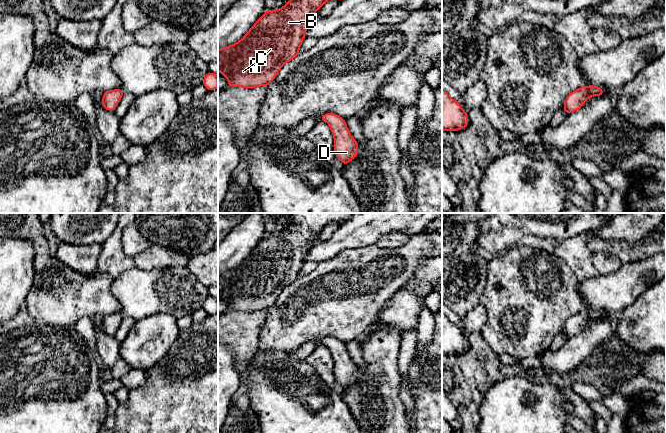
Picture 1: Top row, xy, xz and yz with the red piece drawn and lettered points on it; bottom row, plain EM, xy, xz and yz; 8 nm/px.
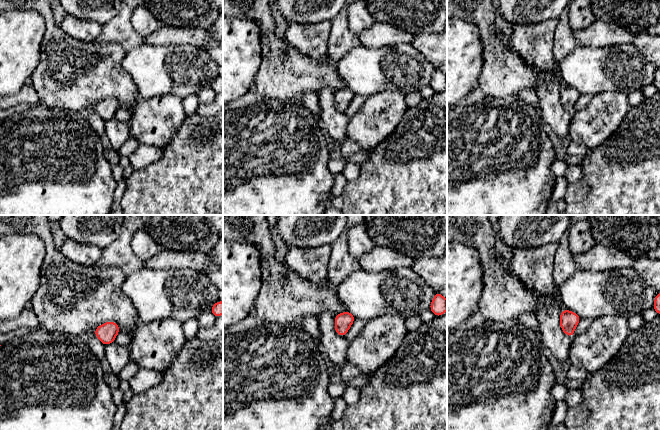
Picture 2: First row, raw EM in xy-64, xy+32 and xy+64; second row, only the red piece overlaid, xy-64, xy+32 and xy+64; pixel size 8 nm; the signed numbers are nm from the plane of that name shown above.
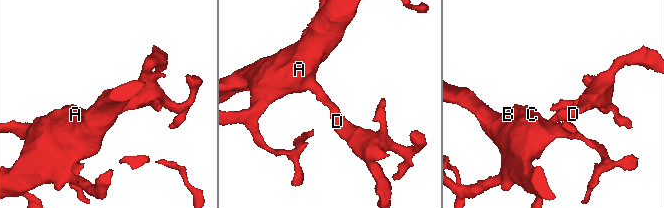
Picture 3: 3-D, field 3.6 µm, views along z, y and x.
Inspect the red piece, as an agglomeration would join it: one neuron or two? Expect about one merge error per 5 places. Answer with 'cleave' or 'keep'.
keep

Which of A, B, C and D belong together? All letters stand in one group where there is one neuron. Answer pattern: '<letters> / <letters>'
A B C D

